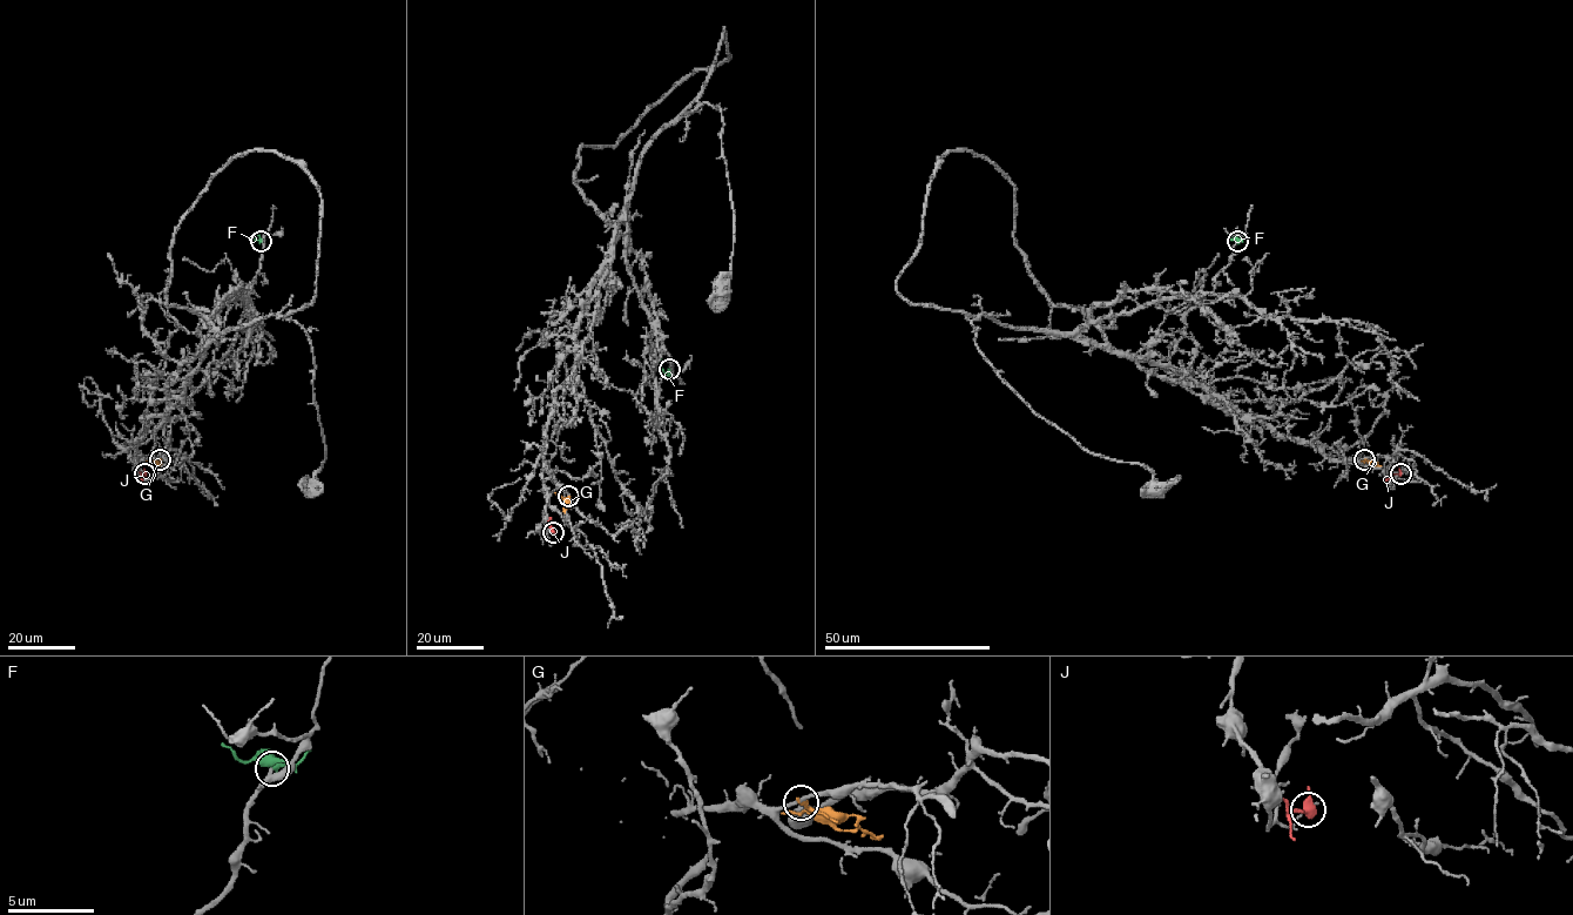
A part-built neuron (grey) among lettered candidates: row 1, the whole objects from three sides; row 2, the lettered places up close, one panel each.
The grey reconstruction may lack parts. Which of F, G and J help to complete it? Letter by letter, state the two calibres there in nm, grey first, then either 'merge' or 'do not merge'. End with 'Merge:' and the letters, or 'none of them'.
F: 240 nm thick on the grey side, 170 nm on the other; merge
G: 200 nm thick on the grey side, 180 nm on the other; do not merge
J: 150 nm thick on the grey side, 400 nm on the other; do not merge
Merge: F

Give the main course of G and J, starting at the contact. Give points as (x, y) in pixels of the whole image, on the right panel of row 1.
G: (1364, 459), (1381, 466)
J: (1401, 475), (1392, 475), (1386, 480)

